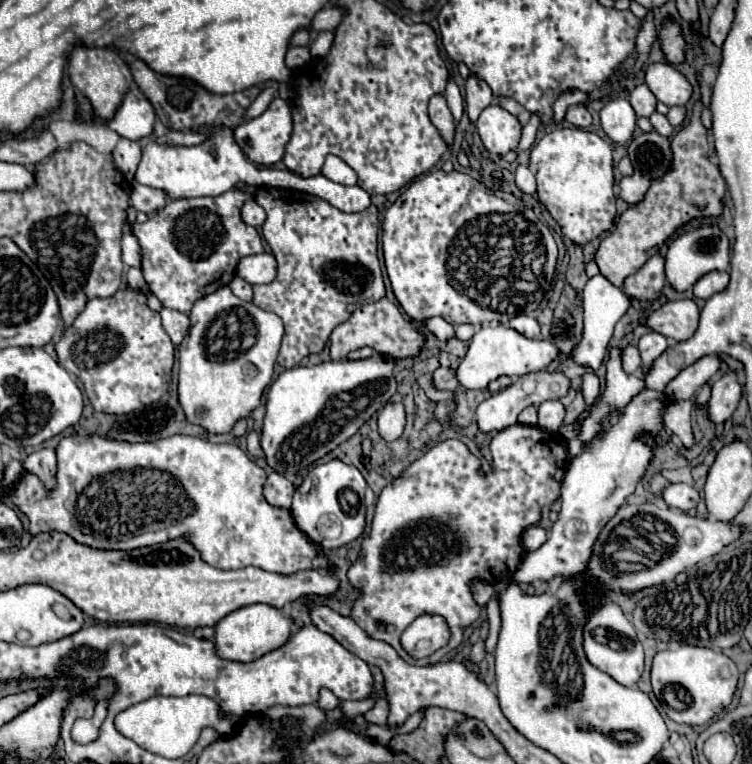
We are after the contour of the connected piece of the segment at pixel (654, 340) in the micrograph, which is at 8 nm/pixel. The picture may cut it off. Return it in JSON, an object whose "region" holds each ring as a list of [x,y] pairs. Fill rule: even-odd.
{"region":[[[649,331],[639,339],[637,349],[641,353],[642,368],[645,374],[649,371],[653,361],[667,349],[667,339],[657,331]]]}

